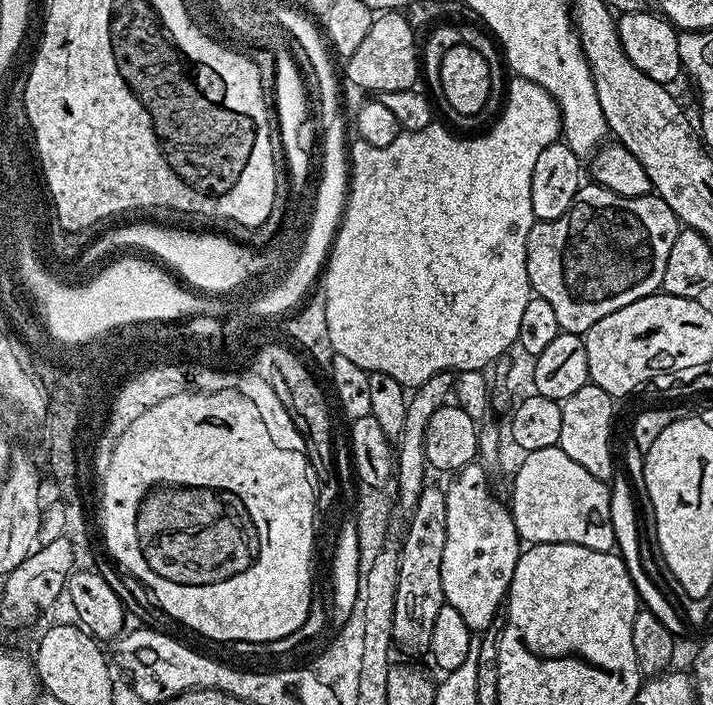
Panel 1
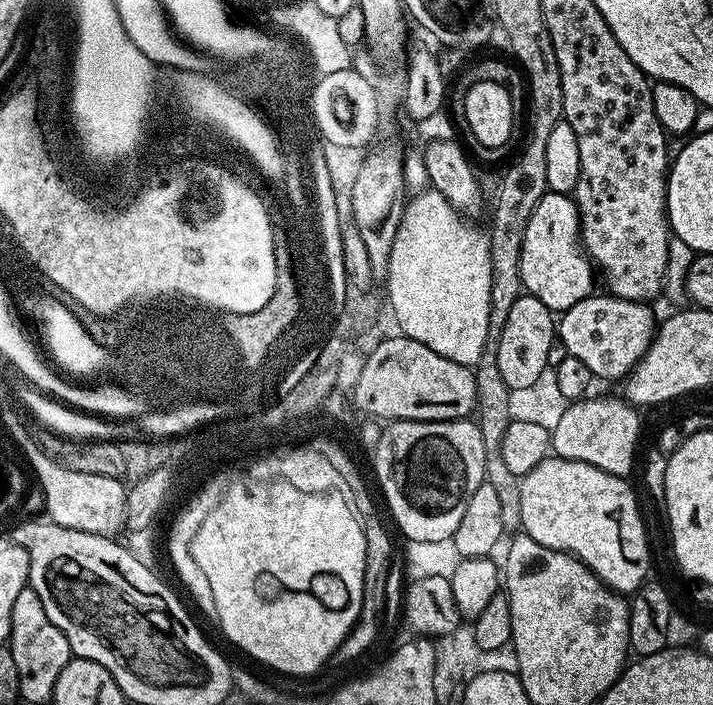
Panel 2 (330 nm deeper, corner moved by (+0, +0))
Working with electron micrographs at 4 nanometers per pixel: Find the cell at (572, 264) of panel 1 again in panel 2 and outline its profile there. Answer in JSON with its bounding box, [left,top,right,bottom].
[520,191,594,314]

